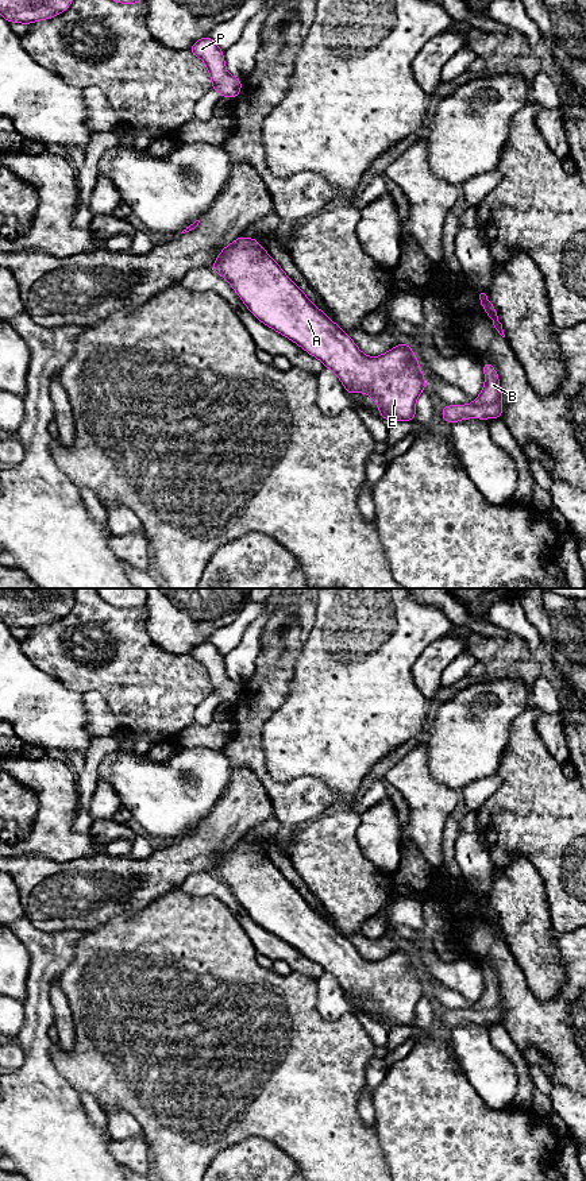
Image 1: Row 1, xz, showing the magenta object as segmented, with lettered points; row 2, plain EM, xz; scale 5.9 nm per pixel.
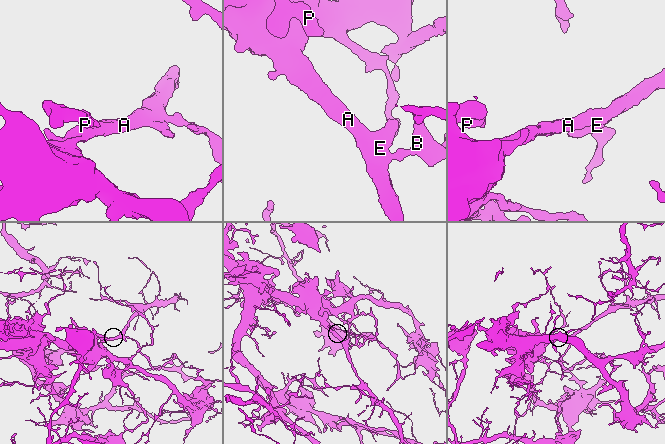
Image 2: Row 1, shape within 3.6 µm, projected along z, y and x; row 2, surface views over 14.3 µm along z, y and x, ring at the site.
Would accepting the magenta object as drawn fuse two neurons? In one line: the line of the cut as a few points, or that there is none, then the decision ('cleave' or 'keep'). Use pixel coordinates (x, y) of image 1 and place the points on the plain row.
cut none; keep

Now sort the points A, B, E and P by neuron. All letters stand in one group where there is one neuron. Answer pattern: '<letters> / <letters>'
A B E P

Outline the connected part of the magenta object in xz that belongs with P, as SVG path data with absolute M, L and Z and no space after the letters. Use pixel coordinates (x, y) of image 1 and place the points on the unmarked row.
M209 640L194 647L188 656L204 665L212 684L211 695L217 695L221 702L238 702L243 686L227 678L224 657Z

